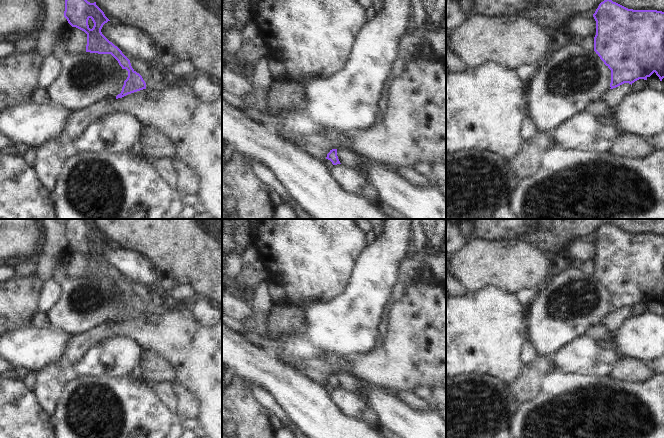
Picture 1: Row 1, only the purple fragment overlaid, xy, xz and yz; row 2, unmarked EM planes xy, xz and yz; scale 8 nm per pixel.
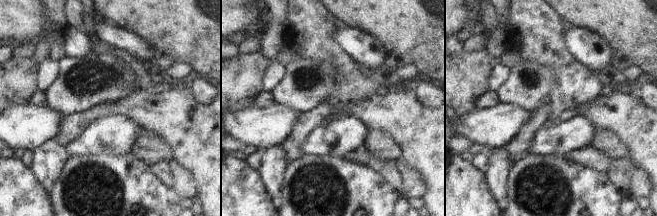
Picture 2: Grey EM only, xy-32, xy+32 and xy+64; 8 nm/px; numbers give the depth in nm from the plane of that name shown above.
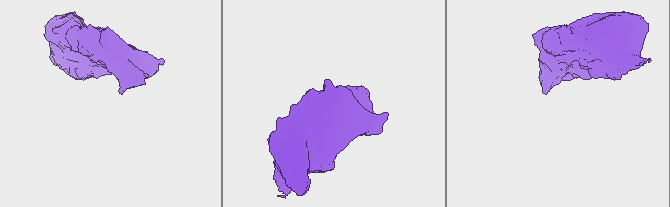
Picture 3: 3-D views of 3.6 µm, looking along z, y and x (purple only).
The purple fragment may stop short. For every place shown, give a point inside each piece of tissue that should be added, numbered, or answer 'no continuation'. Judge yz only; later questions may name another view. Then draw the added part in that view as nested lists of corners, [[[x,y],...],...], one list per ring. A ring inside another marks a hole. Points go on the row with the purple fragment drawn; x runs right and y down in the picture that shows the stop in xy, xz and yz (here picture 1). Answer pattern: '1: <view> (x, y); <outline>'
no continuation

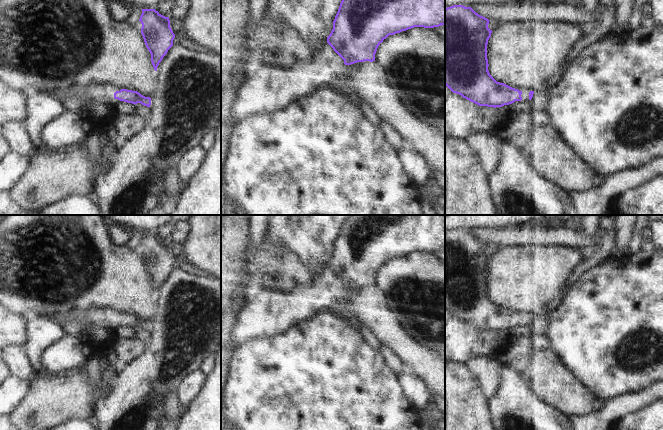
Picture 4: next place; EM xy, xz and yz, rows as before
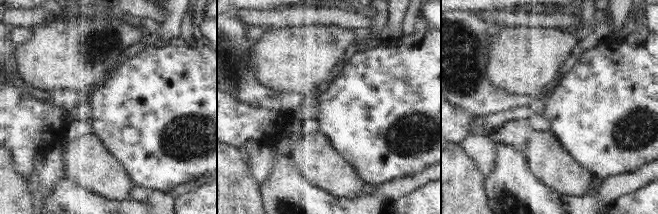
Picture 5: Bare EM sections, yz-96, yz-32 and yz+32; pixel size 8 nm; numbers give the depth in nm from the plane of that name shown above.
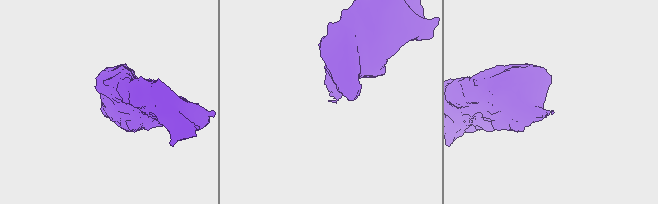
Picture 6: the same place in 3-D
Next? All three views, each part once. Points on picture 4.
1: xz (266, 90); [[[326,42],[322,50],[314,59],[306,65],[293,65],[288,70],[261,68],[255,70],[249,78],[240,86],[237,91],[237,97],[230,111],[230,124],[237,125],[240,121],[259,113],[270,113],[281,109],[293,101],[312,93],[318,87],[323,87],[332,83],[336,76],[348,75],[348,66],[344,60],[333,50]]]

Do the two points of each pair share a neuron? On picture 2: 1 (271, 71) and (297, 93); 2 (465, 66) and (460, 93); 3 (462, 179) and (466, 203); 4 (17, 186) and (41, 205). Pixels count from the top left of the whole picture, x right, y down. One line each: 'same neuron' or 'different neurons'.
1: different neurons
2: same neuron
3: same neuron
4: same neuron

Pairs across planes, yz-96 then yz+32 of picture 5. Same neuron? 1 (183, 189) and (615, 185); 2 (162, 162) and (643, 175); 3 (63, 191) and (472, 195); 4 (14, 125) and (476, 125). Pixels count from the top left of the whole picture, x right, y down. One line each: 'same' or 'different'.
1: same
2: different
3: different
4: different

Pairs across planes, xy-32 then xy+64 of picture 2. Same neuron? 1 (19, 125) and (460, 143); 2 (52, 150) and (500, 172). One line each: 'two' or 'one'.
1: two
2: one

